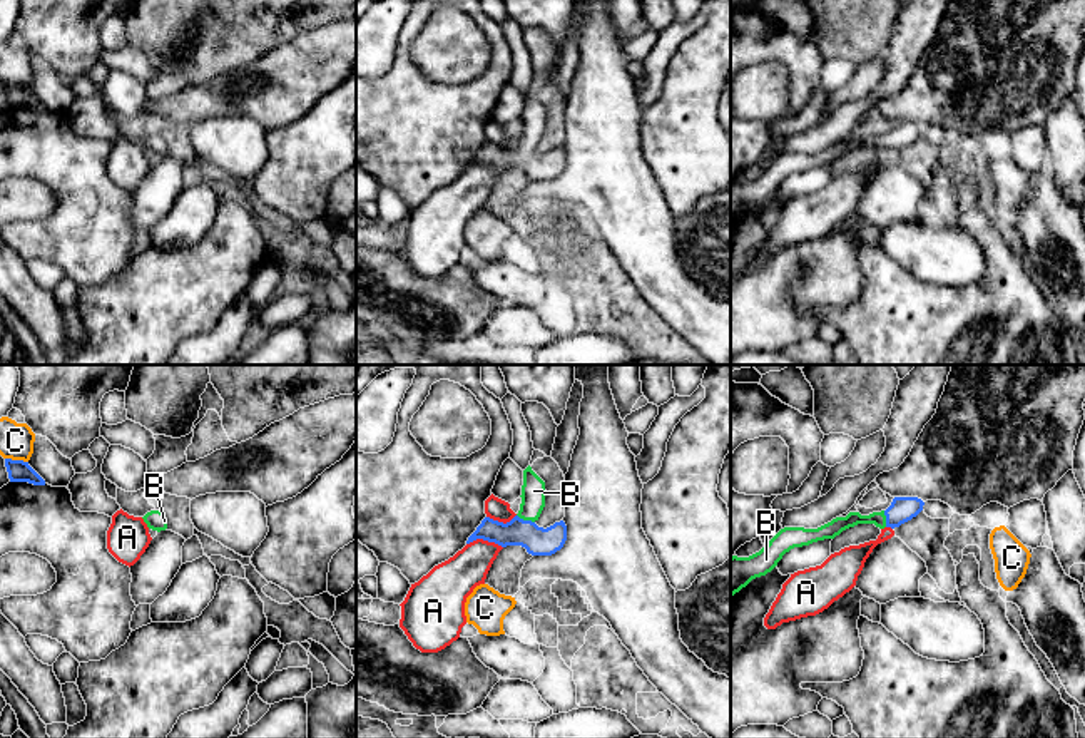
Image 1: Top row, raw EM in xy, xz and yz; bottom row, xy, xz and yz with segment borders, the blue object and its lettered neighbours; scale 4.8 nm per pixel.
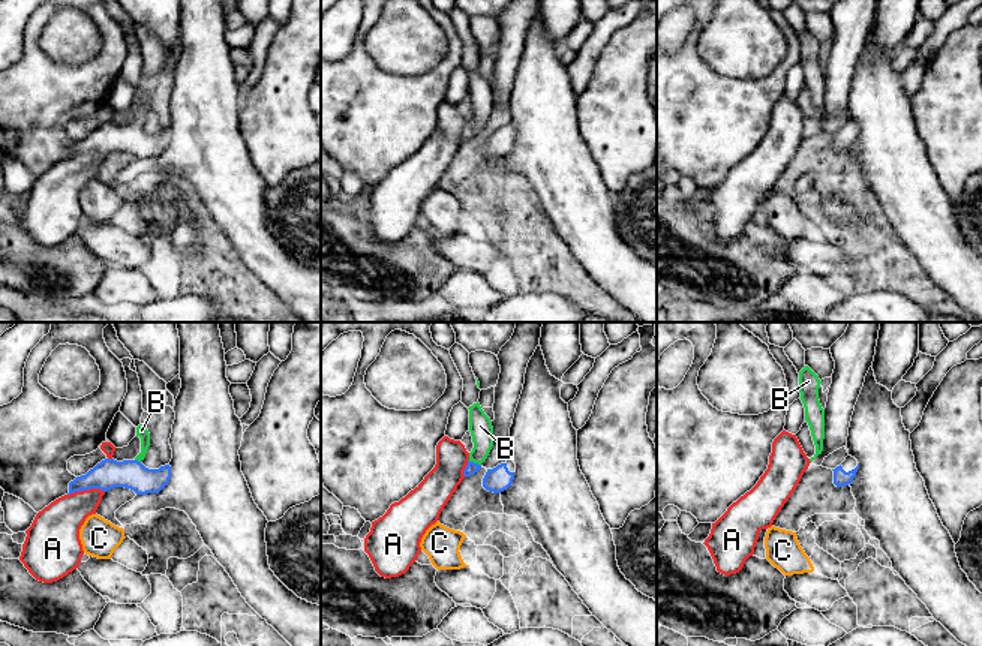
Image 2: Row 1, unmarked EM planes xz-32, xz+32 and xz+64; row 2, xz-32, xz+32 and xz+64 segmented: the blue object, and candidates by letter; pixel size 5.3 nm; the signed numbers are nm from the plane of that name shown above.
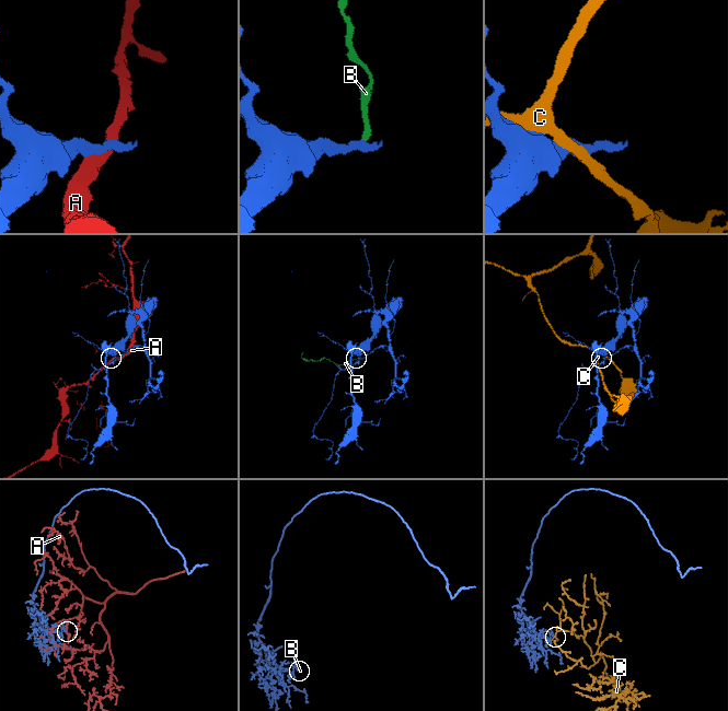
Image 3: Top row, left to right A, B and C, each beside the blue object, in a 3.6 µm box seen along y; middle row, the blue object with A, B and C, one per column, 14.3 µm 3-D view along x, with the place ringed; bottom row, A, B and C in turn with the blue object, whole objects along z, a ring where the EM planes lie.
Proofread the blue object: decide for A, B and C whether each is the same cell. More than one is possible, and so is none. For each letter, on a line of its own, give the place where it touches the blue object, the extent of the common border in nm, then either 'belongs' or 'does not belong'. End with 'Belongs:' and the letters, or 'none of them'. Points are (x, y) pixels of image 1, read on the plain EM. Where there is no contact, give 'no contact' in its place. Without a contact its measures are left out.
A: contact xz (485, 164); length 180 nm; does not belong
B: contact xz (525, 146); length 100 nm; belongs
C: contact xy (17, 86); length 110 nm; does not belong
Belongs: B

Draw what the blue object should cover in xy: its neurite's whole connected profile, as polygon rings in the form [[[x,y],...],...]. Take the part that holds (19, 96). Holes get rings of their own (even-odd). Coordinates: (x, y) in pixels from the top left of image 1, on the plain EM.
[[[5,84],[5,92],[10,107],[28,107],[33,110],[45,110],[45,105],[23,85]]]

